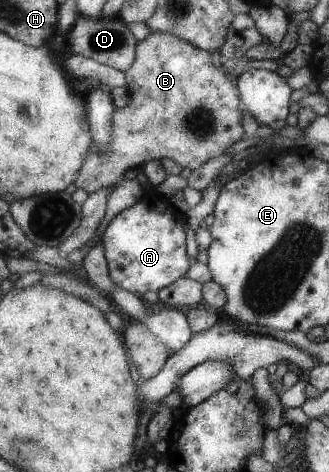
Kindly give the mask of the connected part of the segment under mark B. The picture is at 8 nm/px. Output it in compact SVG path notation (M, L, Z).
M152 32L138 42L135 64L125 72L131 91L127 106L113 114L113 142L107 150L91 140L89 154L74 185L87 193L99 192L123 179L130 168L143 168L151 160L171 158L190 171L225 154L243 138L242 94L235 80L213 64L213 56L174 34Z

